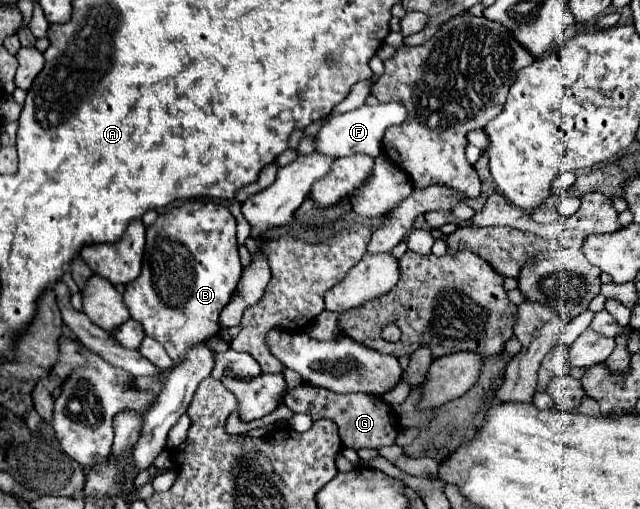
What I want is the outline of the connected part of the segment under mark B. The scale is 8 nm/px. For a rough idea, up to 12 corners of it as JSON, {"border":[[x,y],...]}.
{"border":[[194,200],[147,230],[123,300],[173,366],[219,332],[241,264],[227,206]]}

